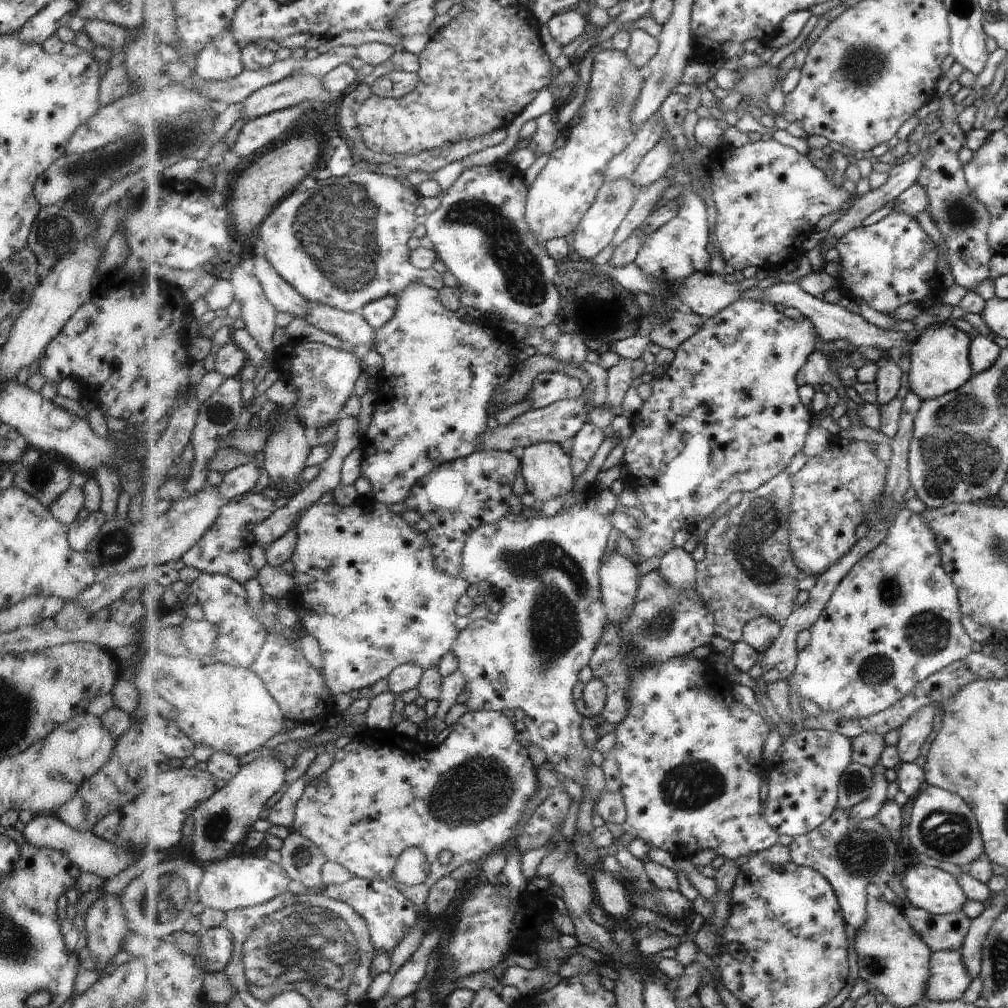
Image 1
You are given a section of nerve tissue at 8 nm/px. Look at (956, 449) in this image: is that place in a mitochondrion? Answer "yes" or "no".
yes

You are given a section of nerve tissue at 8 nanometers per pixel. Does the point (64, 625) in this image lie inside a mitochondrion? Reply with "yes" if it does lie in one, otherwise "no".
no

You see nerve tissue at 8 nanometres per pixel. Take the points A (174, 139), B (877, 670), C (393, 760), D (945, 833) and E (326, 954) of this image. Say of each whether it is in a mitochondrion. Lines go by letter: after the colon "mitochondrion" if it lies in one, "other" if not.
A: mitochondrion
B: mitochondrion
C: other
D: mitochondrion
E: mitochondrion

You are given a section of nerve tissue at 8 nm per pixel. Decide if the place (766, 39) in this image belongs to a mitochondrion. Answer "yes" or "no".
no

